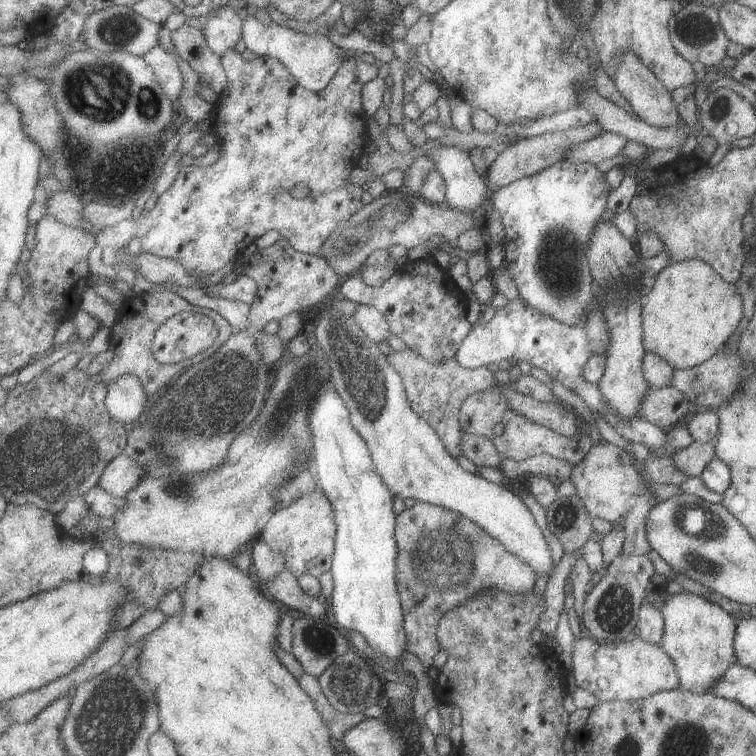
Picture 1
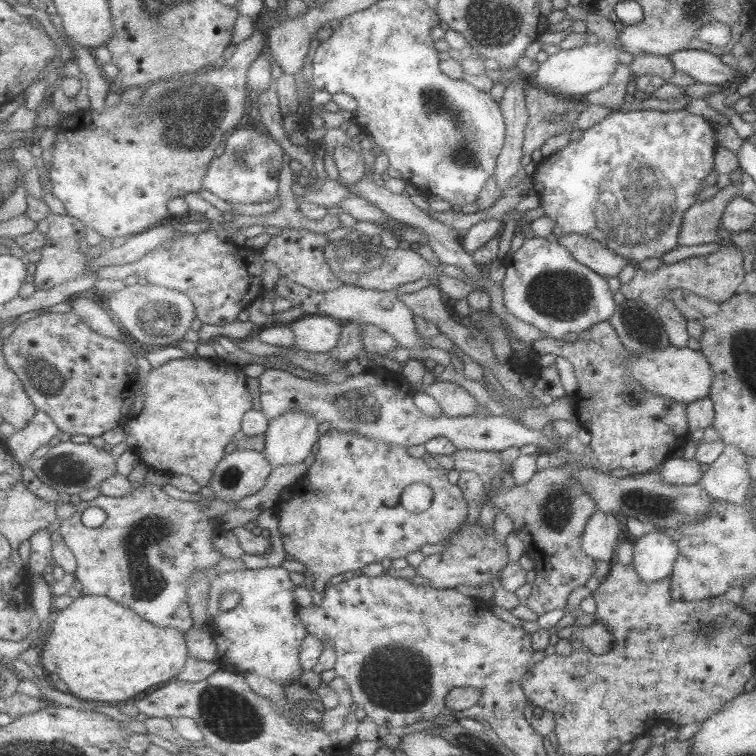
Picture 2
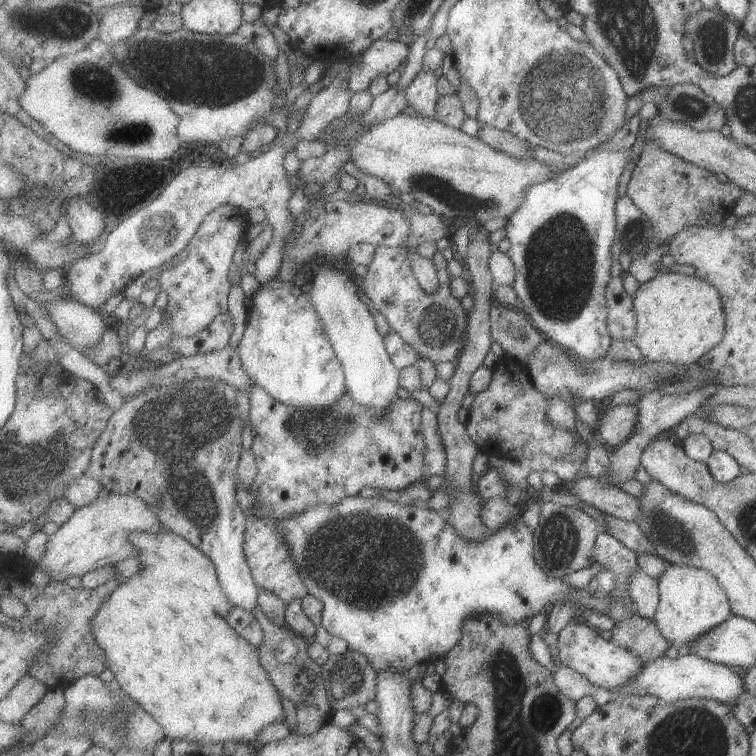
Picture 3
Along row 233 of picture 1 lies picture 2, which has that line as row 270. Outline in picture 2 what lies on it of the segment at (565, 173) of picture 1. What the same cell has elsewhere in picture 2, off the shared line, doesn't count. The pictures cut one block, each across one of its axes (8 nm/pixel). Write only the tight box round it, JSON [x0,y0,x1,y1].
[500,236,617,341]

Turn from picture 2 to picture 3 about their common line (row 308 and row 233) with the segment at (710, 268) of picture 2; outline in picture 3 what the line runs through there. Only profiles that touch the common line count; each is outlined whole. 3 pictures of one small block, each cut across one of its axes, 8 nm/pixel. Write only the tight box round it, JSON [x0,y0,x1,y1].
[625,140,743,283]

